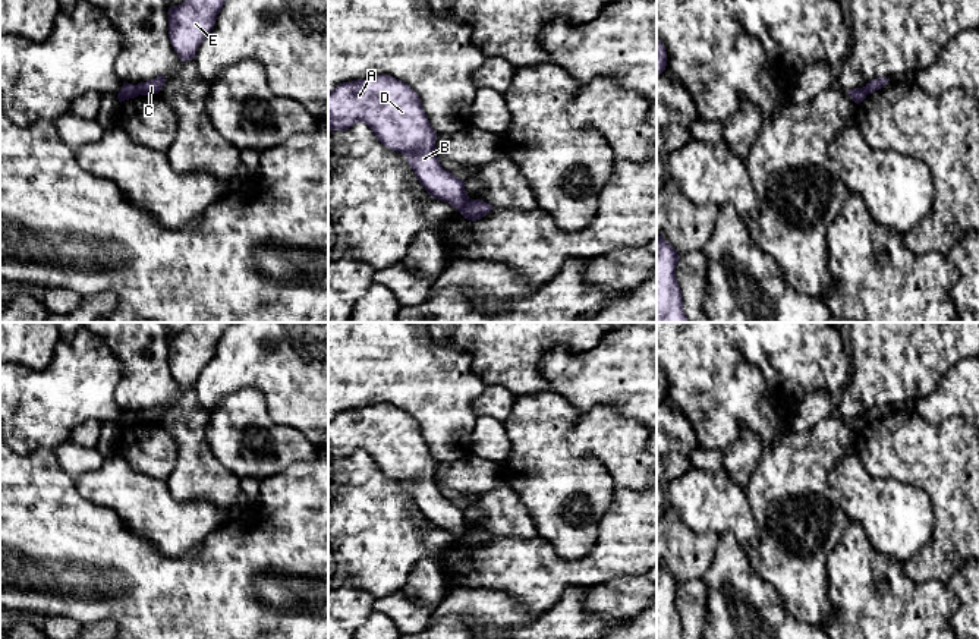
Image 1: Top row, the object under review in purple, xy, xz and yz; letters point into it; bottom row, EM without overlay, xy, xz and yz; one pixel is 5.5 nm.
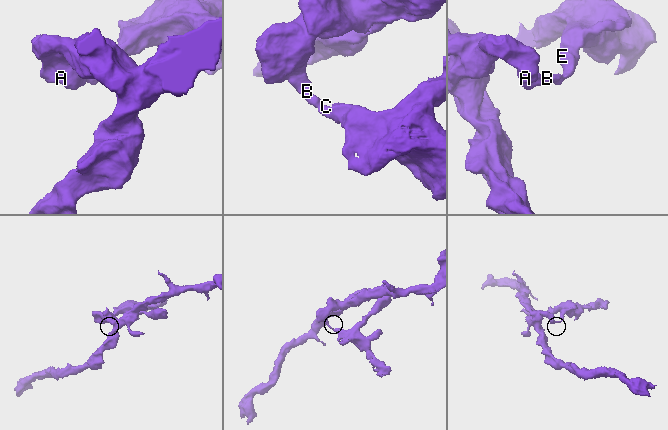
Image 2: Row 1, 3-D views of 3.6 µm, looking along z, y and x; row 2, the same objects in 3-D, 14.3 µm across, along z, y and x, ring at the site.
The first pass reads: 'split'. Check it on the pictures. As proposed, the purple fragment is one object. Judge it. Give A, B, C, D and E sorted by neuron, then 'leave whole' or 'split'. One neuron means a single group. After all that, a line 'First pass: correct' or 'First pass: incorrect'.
groups A B D / C E; split
First pass: correct

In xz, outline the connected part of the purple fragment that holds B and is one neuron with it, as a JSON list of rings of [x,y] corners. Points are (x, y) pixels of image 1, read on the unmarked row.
[[[378,403],[343,410],[328,421],[328,459],[347,459],[358,450],[368,453],[384,475],[407,485],[432,526],[456,538],[469,531],[465,510],[441,495],[435,482],[437,460],[407,412]]]

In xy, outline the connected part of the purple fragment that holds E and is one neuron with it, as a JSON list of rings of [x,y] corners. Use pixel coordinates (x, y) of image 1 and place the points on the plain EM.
[[[193,322],[169,337],[169,366],[182,390],[195,387],[224,330],[232,324],[234,322]]]

